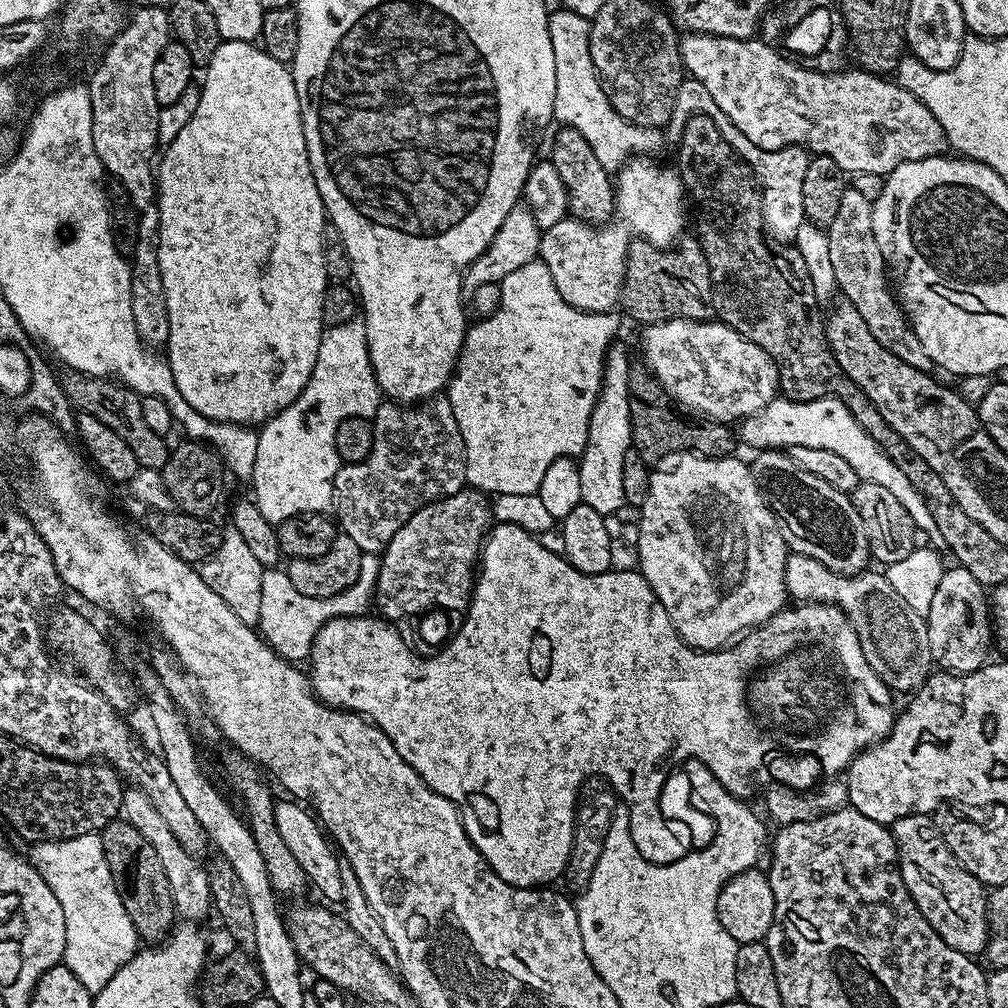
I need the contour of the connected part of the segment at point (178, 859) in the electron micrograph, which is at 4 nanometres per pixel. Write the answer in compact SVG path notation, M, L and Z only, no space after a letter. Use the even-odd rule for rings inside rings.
M135 786L125 787L119 819L130 822L130 826L134 826L134 830L138 830L138 834L142 834L142 838L146 838L150 846L154 846L154 851L158 853L162 862L162 870L166 870L166 878L170 882L170 894L176 903L177 917L188 922L201 922L200 920L207 918L208 912L210 916L214 905L207 867L203 863L200 865L201 861L188 853L174 834L174 830L166 826L165 819L162 818L162 814L158 814L154 802L150 802L144 789Z

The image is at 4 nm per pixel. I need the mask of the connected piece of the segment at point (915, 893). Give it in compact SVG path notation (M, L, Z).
M914 814L898 818L890 827L900 859L902 882L906 882L910 898L914 898L918 910L922 910L922 918L926 918L926 922L934 926L934 930L940 935L942 942L946 942L946 946L967 956L979 957L988 945L988 892L985 885L981 884L978 878L974 878L970 870L963 868L958 858L954 858L954 854L950 854L931 815Z

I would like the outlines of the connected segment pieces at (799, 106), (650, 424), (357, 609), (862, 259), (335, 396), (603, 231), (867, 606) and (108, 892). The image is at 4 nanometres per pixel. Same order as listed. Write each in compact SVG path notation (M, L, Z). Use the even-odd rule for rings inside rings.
M688 32L680 36L680 57L685 73L702 82L726 118L738 126L754 146L762 146L762 150L778 150L798 144L807 148L809 153L834 158L846 174L887 177L889 172L906 162L941 155L949 147L942 126L934 114L926 110L924 103L883 75L863 70L818 72L811 66L799 68L795 59L771 48L759 38L735 40L705 32Z
M633 371L628 377L628 385L630 386L628 401L630 402L632 448L645 465L659 465L661 460L676 452L694 452L697 456L709 456L721 460L723 456L733 455L737 451L735 448L738 448L738 440L729 425L707 418L701 419L699 421L701 424L695 424L692 420L683 420L679 416L681 413L670 403L666 390L656 381L651 372Z
M365 554L354 586L342 590L342 594L334 594L334 598L306 598L306 594L298 594L283 567L265 568L262 574L262 614L258 625L260 635L282 659L307 661L312 654L314 638L327 620L339 616L363 616L373 607L379 569L380 556Z
M853 186L845 187L842 202L838 206L838 214L834 214L834 222L826 225L830 244L831 265L837 279L837 289L843 299L848 300L862 314L862 322L866 322L866 330L874 334L890 354L902 358L910 366L926 373L933 371L932 359L922 350L922 342L918 342L918 334L914 334L904 309L900 307L893 289L890 287L890 276L882 258L882 250L878 250L878 238L874 238L873 202L864 197Z
M363 319L325 327L310 382L286 410L269 418L259 429L258 458L254 458L250 485L262 518L278 525L298 514L331 513L334 478L342 466L334 446L338 422L355 416L375 417L381 403L382 393L370 362Z
M641 154L629 160L623 168L619 169L614 176L614 187L616 189L616 210L611 220L607 224L597 227L595 224L588 224L585 220L577 220L575 218L565 218L557 222L554 226L543 229L540 233L540 255L539 259L544 261L544 265L550 270L550 274L554 278L554 286L558 286L558 294L562 294L562 298L570 306L581 308L583 312L610 312L613 311L621 303L622 293L624 291L624 271L626 270L626 262L628 261L628 246L633 240L647 240L649 244L655 244L661 250L668 250L673 247L672 244L680 236L680 227L684 224L684 200L686 204L686 189L684 183L680 181L679 171L675 167L667 168L664 164L655 164L655 159L649 158L647 155Z
M789 555L786 562L786 590L796 602L833 604L842 609L855 628L862 654L870 662L870 670L882 678L893 693L915 693L926 683L934 671L927 638L927 619L920 617L902 600L901 595L890 586L885 573L880 570L865 570L856 576L846 577L814 562L809 556Z
M91 832L69 840L33 843L30 849L30 862L38 874L42 874L46 886L54 890L54 898L62 902L62 918L66 918L66 946L62 962L88 992L98 993L138 951L134 922L130 922L130 914L126 914L126 906L122 906L110 866L106 866L102 838Z

